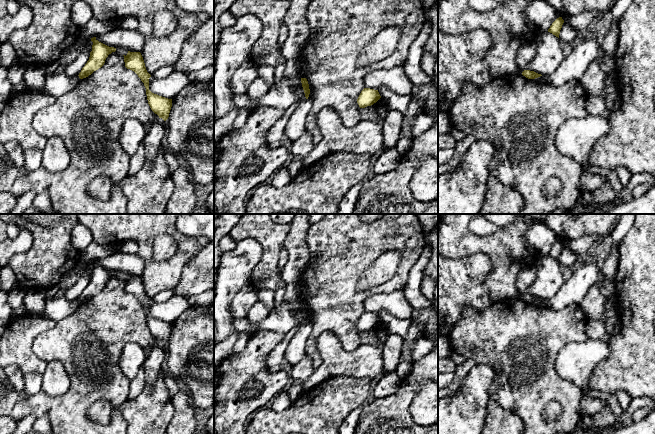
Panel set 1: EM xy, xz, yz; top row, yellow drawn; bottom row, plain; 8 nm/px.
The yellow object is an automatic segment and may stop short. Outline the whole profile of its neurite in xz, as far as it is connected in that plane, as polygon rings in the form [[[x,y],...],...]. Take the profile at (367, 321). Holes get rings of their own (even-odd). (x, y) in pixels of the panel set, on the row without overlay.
[[[364,312],[358,323],[357,327],[360,332],[365,332],[367,330],[371,330],[374,327],[376,327],[381,322],[378,314],[370,313],[370,312]]]

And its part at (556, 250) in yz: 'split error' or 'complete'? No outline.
complete

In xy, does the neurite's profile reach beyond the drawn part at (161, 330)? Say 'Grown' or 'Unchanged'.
Unchanged

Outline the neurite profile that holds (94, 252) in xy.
[[[92,242],[83,252],[81,257],[86,263],[91,263],[103,259],[118,250],[118,247],[113,245],[101,245]]]

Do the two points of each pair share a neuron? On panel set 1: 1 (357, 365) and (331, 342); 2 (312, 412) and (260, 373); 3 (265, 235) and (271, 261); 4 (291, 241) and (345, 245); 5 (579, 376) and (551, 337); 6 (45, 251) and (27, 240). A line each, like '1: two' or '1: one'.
1: one
2: two
3: one
4: two
5: two
6: two

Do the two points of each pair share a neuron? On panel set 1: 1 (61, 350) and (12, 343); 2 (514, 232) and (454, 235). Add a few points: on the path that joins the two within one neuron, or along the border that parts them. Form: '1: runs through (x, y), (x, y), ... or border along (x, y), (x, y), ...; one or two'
1: border along (55, 324), (35, 337); two
2: runs through (499, 243), (469, 243); one

